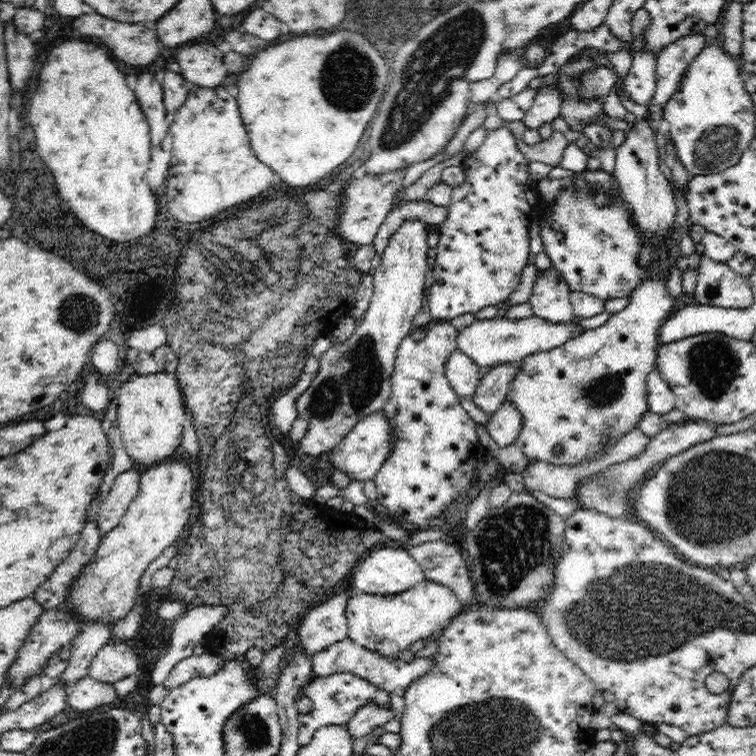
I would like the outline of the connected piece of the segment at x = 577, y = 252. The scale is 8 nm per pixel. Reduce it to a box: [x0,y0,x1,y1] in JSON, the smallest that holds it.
[540,167,703,301]

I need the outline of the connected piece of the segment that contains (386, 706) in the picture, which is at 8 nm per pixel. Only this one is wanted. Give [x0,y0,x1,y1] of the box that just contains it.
[298,672,391,745]

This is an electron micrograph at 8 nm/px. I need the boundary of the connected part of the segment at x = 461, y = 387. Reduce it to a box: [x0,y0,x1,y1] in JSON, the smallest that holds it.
[445,349,482,398]

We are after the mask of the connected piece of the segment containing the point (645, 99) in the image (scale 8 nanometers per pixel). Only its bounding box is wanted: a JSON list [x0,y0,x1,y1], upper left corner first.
[620,50,656,105]

